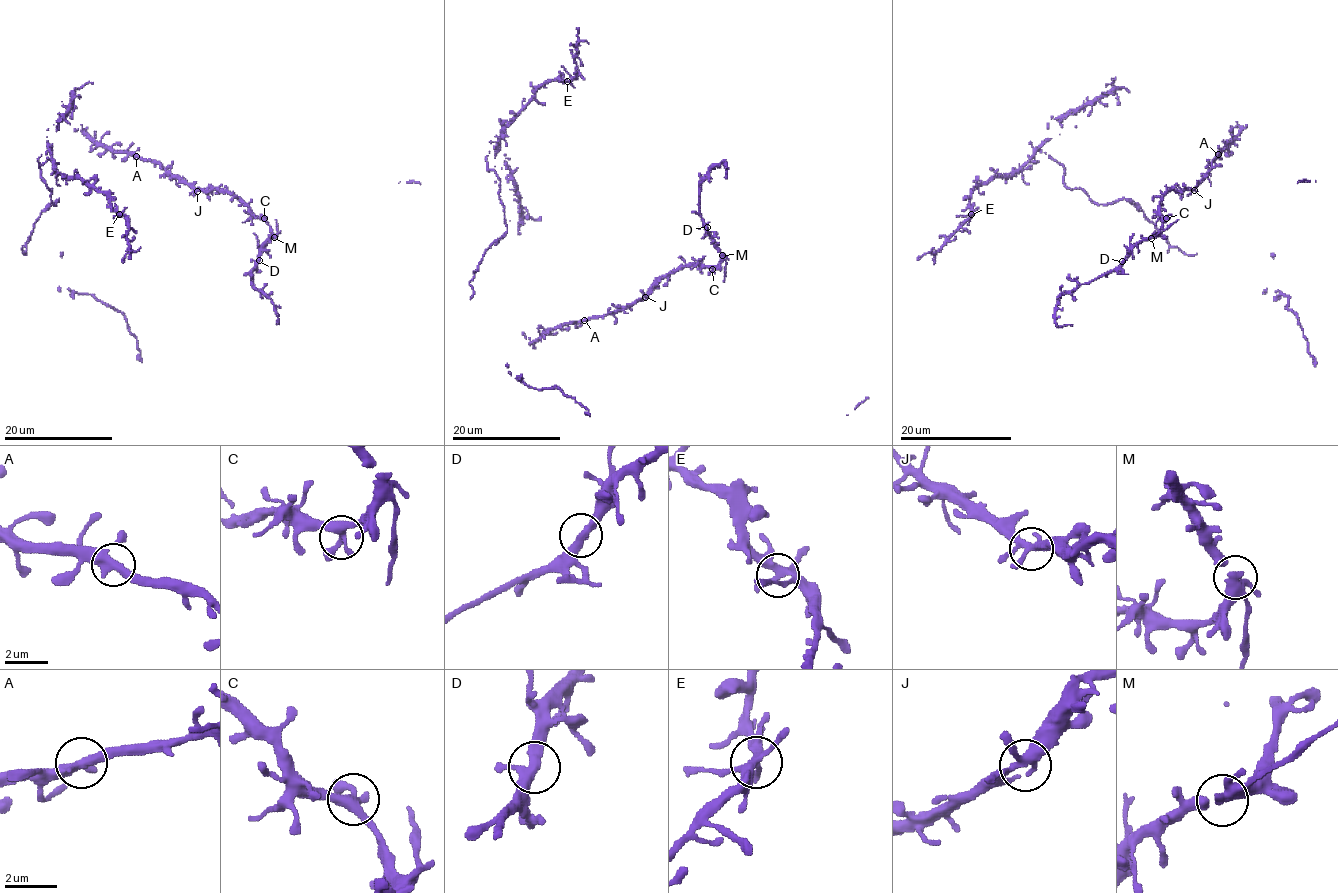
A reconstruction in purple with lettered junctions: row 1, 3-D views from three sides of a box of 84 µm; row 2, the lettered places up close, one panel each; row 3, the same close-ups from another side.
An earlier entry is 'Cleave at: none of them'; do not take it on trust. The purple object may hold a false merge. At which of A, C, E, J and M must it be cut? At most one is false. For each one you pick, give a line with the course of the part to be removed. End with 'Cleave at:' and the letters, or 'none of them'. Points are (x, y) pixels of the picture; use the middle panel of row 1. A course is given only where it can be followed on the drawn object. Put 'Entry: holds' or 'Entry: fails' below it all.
Cleave at: none of them
Entry: holds

